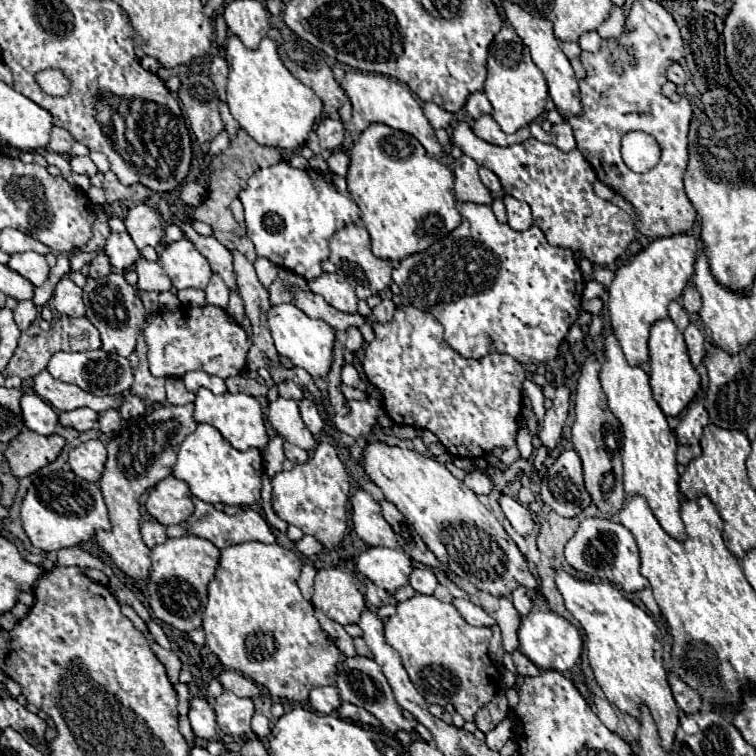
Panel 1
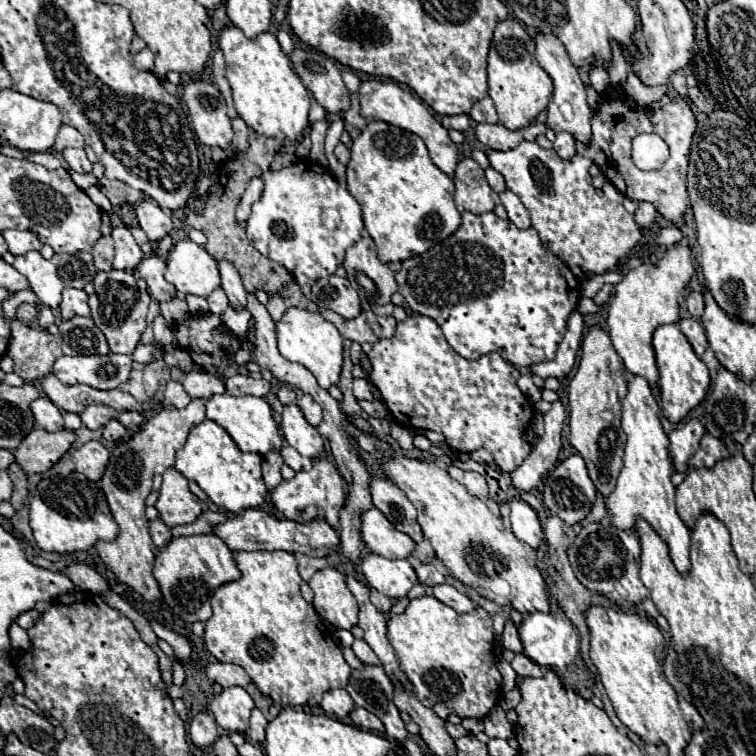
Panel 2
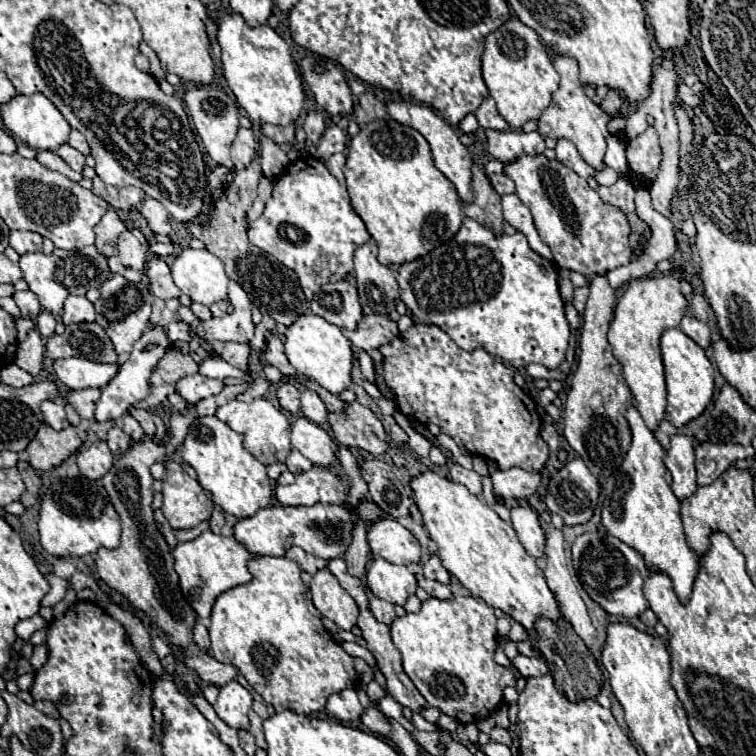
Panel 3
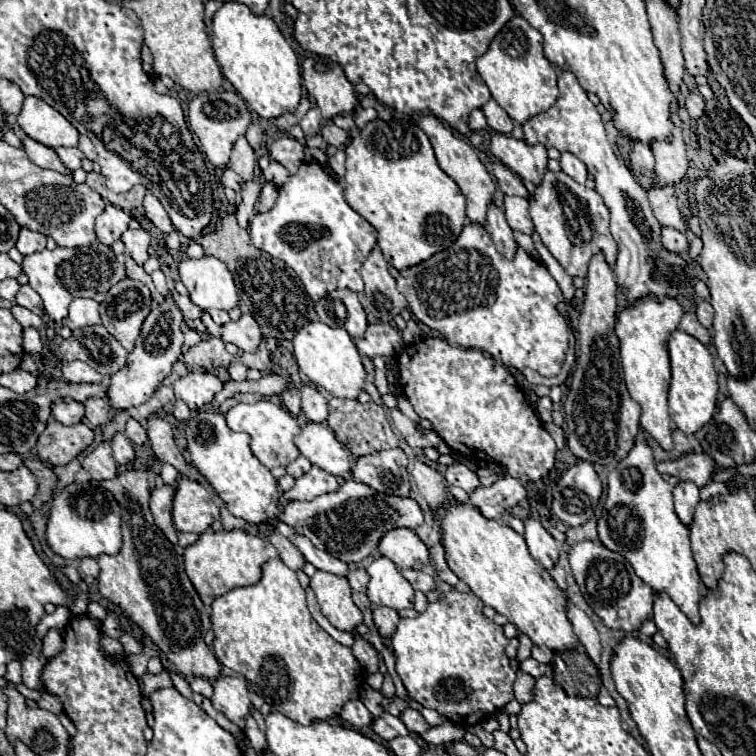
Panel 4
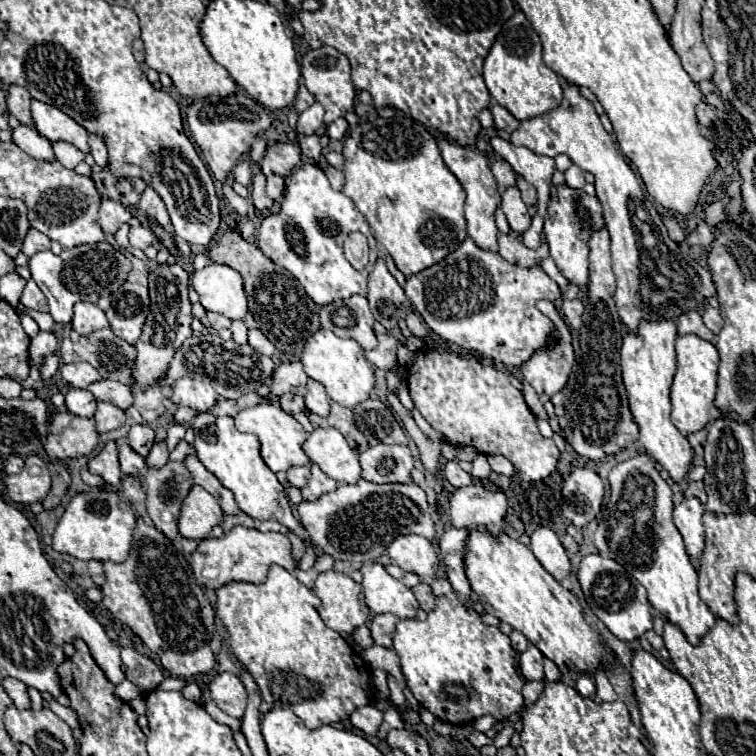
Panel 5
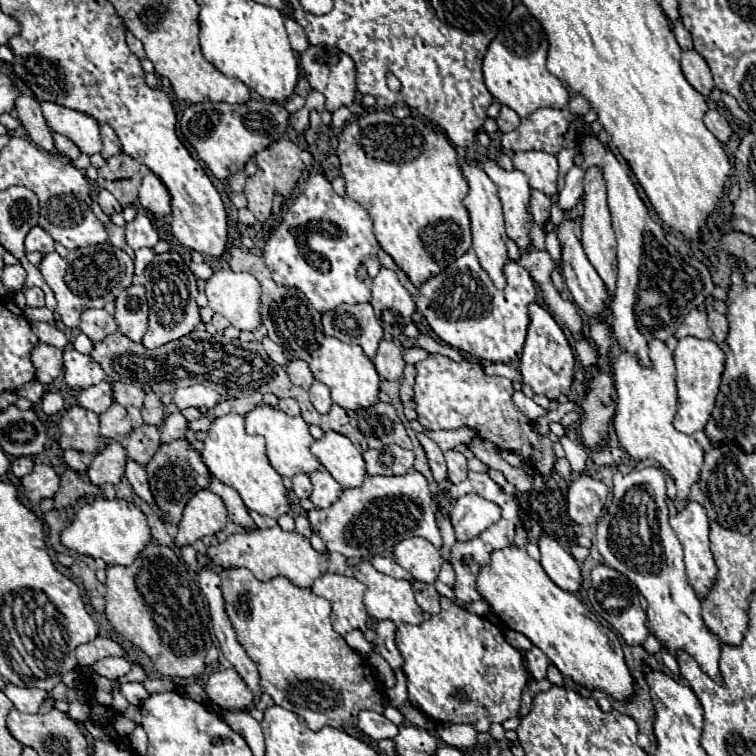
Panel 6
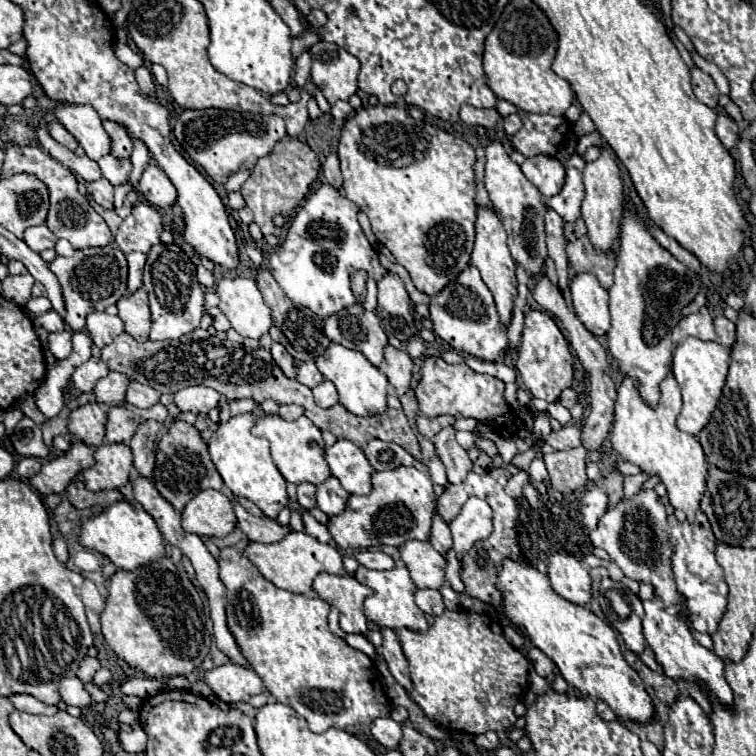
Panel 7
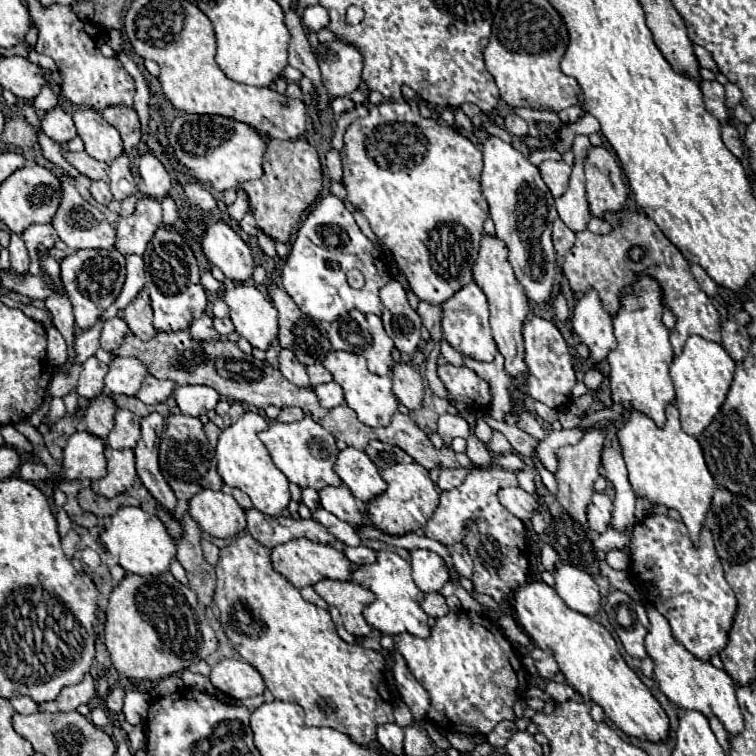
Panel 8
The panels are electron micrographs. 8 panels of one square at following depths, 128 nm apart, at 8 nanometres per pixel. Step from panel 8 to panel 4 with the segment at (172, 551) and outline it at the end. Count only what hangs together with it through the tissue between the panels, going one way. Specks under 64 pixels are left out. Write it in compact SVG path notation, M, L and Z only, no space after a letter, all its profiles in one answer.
M74 482L60 490L52 500L46 542L52 548L52 552L60 554L62 558L98 558L100 554L116 554L122 546L120 522L120 506L108 490L100 490L98 482Z

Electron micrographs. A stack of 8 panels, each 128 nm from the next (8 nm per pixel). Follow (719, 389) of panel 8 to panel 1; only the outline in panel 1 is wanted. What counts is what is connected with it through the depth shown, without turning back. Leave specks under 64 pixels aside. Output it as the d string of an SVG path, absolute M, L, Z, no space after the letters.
M670 318L658 320L650 328L648 348L650 348L650 390L652 390L652 396L666 416L678 416L688 406L688 402L696 396L696 392L700 388L700 378L698 378L696 368L690 364L684 336Z

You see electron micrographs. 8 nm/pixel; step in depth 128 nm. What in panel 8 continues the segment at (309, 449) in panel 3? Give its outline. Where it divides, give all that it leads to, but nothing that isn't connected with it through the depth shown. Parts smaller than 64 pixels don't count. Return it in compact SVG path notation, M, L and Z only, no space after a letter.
M344 448L336 456L334 472L350 488L352 496L368 502L386 490L386 482L380 478L374 462L356 448Z

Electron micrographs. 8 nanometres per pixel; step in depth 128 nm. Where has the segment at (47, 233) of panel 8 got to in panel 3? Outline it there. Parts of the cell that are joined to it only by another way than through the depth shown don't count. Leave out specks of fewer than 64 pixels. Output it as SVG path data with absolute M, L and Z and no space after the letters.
M10 230L10 246L12 246L18 254L42 252L42 236L36 234L36 232Z

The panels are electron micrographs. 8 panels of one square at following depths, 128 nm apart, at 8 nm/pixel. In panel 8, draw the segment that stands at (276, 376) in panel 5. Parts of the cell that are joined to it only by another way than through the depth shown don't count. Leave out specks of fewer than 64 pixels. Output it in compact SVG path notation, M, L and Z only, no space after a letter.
M312 364L312 366L306 368L306 372L308 372L308 378L310 378L310 386L318 386L318 384L332 380L330 372L322 364Z

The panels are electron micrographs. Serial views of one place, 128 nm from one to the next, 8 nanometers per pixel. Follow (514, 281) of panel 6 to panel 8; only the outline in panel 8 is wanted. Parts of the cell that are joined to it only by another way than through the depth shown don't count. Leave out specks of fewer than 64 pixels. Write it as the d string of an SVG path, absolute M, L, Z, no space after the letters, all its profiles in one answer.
M470 282L470 284L462 286L452 298L448 298L442 304L444 340L464 356L470 356L470 358L482 360L482 362L494 362L494 356L496 356L498 348L496 348L494 338L492 338L488 318L490 318L488 298L486 298L486 294L480 290L480 286L476 282Z

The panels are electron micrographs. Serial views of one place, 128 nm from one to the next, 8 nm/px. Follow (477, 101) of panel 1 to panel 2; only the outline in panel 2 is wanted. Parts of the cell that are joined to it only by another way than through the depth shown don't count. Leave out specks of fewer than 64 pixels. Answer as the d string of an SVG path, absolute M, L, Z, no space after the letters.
M486 96L486 98L478 100L478 102L472 106L472 110L470 110L470 118L476 120L476 122L490 122L490 124L498 122L498 116L496 116L492 98Z

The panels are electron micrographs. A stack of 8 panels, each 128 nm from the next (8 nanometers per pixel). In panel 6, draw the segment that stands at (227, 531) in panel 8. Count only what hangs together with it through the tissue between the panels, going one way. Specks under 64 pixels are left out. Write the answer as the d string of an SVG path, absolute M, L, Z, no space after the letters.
M210 490L196 492L184 508L184 516L178 524L176 546L192 544L194 538L204 538L220 532L228 522L224 502Z

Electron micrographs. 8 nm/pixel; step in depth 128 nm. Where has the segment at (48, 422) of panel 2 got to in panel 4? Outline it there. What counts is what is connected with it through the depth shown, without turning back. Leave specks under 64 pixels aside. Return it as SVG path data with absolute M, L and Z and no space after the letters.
M58 400L52 404L52 416L64 426L78 424L84 418L84 406L80 402L64 402Z

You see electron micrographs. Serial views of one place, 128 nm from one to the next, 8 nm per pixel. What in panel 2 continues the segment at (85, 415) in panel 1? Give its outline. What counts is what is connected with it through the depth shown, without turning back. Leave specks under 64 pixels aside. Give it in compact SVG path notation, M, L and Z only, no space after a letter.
M94 404L94 406L86 406L84 412L78 414L82 424L90 430L96 430L96 428L102 428L112 416L116 416L116 412L108 406L102 406L102 404Z

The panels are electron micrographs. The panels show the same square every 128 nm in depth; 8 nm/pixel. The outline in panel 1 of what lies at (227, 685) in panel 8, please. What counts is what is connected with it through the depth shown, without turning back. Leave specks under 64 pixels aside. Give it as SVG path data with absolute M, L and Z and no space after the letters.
M224 690L214 702L216 722L228 736L252 736L250 718L254 714L254 702L250 698L238 698Z

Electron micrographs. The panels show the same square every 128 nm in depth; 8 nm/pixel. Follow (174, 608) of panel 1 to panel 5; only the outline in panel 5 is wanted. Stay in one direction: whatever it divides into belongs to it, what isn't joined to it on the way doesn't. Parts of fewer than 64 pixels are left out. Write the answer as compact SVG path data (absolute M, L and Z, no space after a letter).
M234 526L222 538L204 538L198 542L198 548L192 554L192 572L196 582L208 590L218 590L230 582L250 582L260 584L268 576L270 564L280 564L286 570L294 570L296 564L290 556L290 542L282 534L258 532L254 528Z

